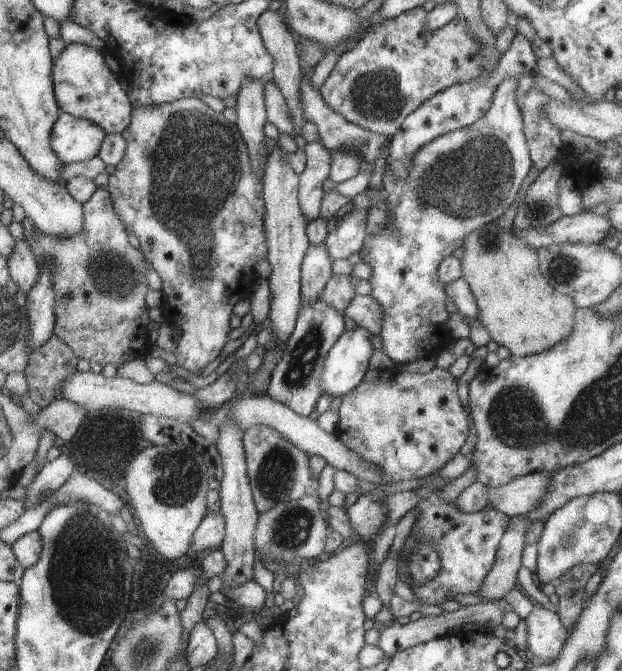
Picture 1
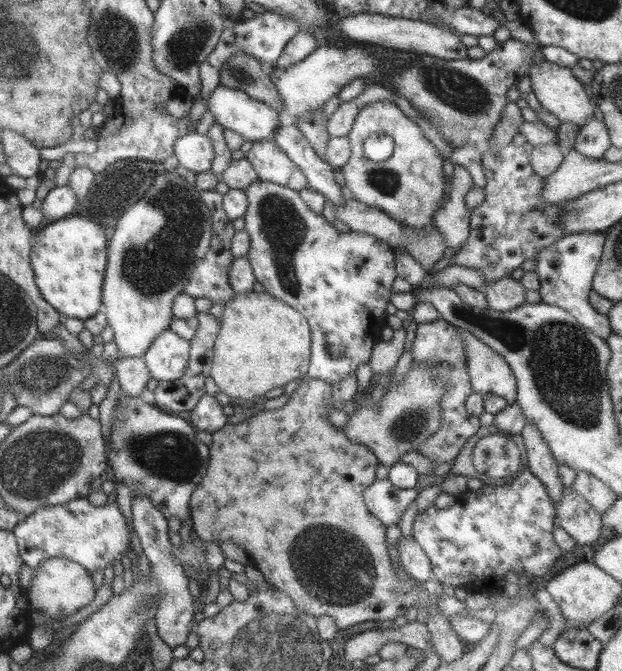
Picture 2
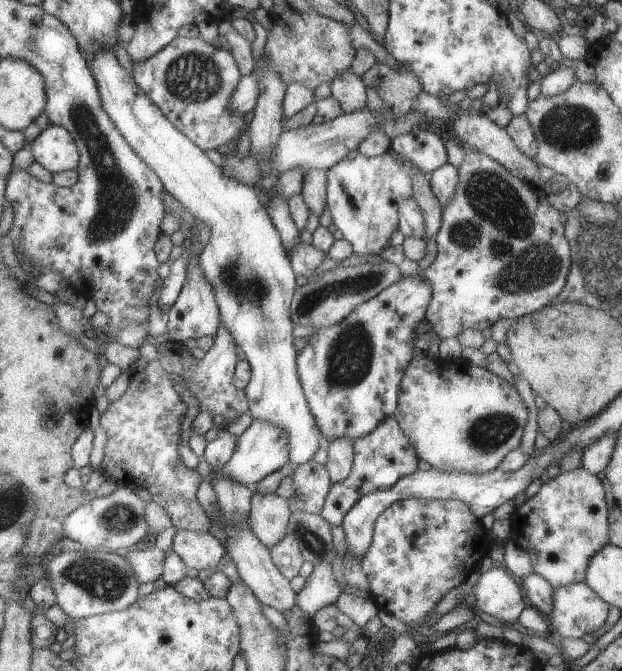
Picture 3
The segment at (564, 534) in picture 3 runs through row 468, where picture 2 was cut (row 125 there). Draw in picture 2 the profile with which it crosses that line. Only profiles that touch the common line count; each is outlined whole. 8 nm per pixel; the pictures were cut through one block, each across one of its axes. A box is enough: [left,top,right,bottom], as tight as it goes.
[528,61,594,126]

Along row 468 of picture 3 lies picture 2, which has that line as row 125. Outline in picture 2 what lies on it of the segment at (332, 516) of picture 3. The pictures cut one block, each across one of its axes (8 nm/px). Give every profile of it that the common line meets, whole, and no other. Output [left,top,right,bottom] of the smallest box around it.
[339,100,452,229]

